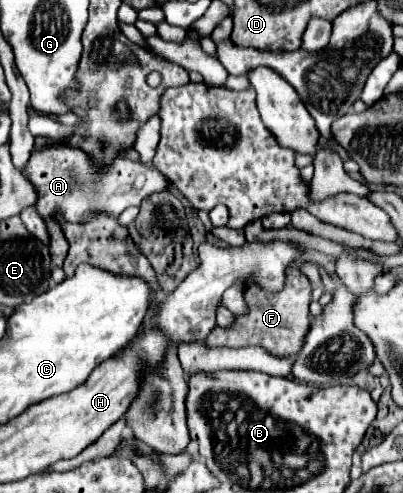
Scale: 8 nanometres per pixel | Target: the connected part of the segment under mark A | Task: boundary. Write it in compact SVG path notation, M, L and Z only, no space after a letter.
M58 148L58 150L40 150L30 158L30 170L24 174L38 190L38 212L42 218L54 218L56 210L62 210L68 222L86 222L96 210L120 216L128 206L140 206L150 194L162 192L168 188L168 178L158 172L154 166L132 162L128 158L116 158L110 166L98 168L82 150Z

